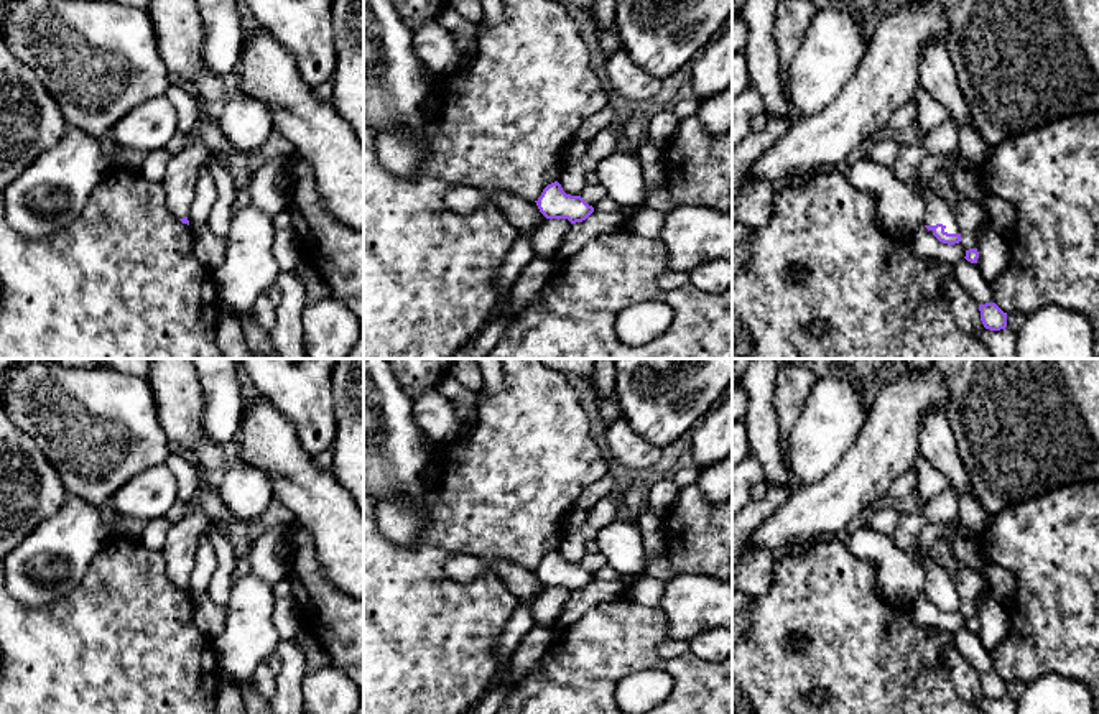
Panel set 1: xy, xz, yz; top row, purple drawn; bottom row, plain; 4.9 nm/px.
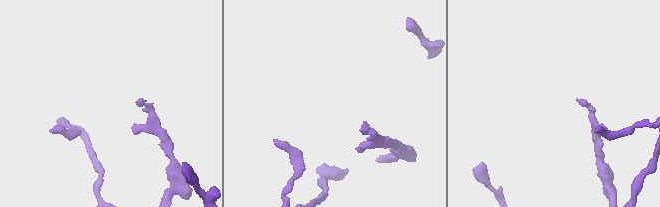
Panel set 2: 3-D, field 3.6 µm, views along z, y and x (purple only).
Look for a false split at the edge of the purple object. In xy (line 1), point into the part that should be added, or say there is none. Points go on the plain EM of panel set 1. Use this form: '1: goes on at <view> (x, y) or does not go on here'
1: does not go on here

